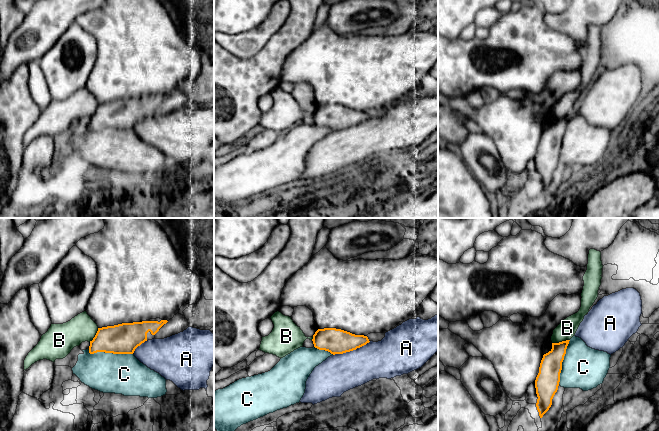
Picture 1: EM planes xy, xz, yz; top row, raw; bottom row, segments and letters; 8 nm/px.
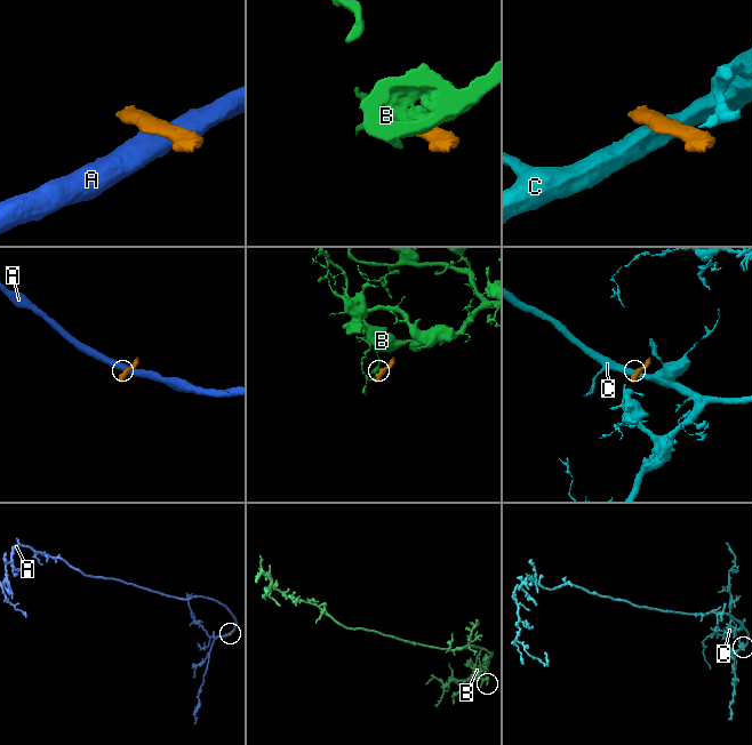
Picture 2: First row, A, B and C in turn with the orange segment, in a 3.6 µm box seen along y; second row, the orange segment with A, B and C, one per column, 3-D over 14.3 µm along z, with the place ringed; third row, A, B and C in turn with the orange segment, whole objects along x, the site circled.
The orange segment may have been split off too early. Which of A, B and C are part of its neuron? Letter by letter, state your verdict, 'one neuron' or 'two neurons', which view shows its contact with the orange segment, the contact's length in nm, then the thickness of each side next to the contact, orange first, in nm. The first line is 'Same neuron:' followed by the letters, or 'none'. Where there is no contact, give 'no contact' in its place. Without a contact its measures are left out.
Same neuron: none
A: two neurons; meets orange in xz; contact 320 nm long; 200 nm thick on the orange side, 300 nm on the other
B: two neurons; meets orange in yz; contact 150 nm long; 180 nm thick on the orange side, 150 nm on the other
C: two neurons; meets orange in xy; contact 360 nm long; 240 nm thick on the orange side, 320 nm on the other

